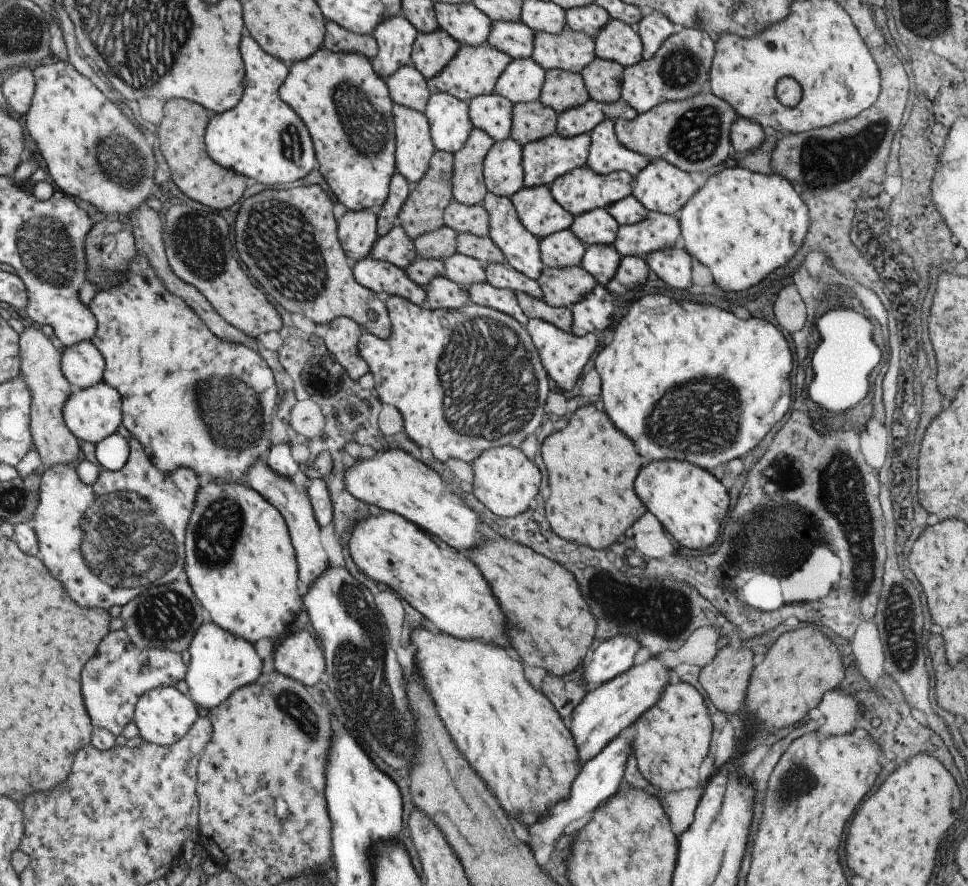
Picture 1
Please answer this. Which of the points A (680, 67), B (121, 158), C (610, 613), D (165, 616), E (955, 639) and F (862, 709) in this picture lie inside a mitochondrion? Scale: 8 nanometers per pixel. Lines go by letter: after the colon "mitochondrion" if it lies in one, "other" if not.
A: mitochondrion
B: mitochondrion
C: mitochondrion
D: mitochondrion
E: other
F: other

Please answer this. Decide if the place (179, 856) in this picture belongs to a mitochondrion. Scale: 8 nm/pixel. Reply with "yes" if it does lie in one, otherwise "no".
no

